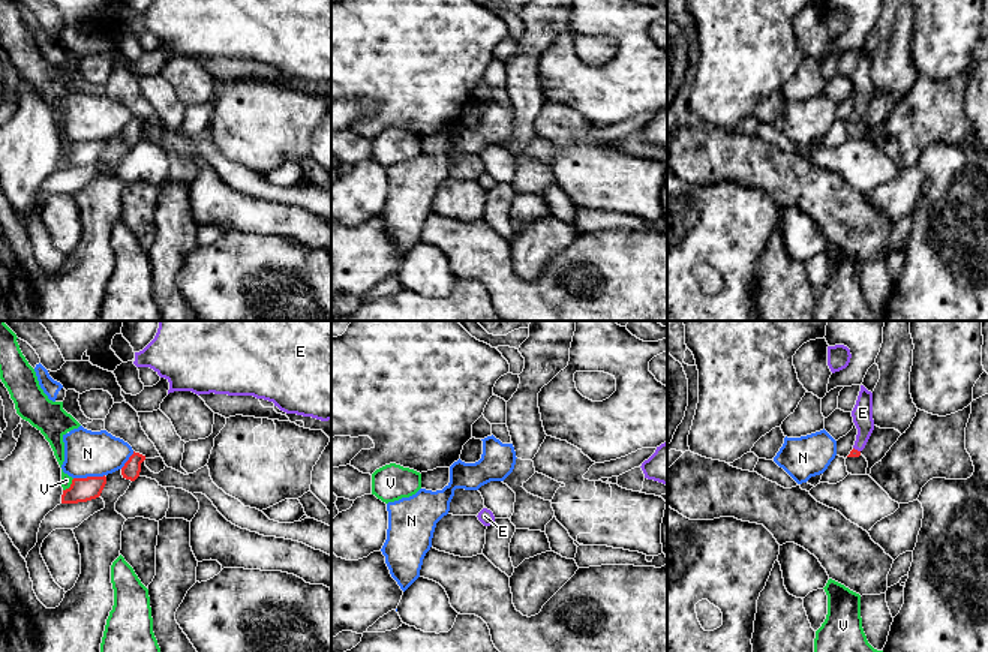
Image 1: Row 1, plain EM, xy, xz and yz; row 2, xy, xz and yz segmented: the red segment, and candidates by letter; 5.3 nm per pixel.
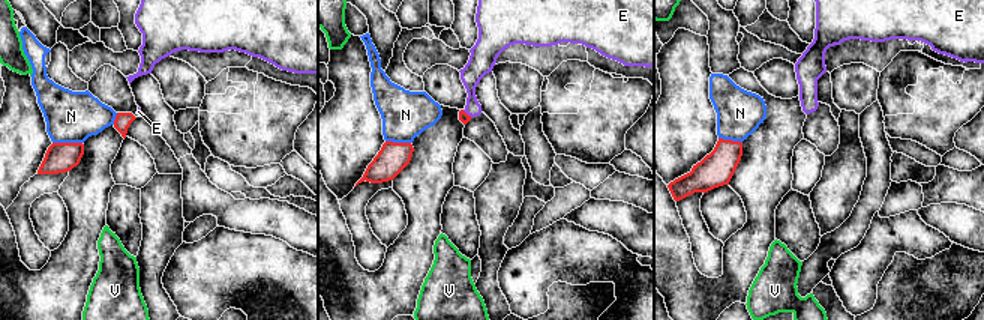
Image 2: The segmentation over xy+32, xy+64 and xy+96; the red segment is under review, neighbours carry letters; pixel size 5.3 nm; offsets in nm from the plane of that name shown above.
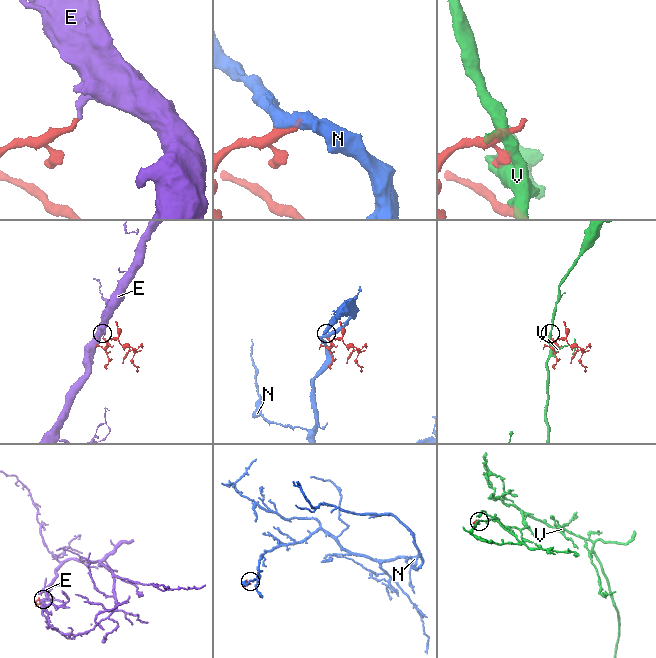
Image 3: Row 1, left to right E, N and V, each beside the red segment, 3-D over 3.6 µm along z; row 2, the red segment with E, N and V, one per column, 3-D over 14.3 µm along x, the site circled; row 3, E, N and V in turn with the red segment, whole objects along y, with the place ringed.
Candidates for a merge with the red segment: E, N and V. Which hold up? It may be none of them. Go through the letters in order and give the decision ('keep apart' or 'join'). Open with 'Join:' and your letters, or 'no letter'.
Join: E
E: join
N: keep apart
V: keep apart

